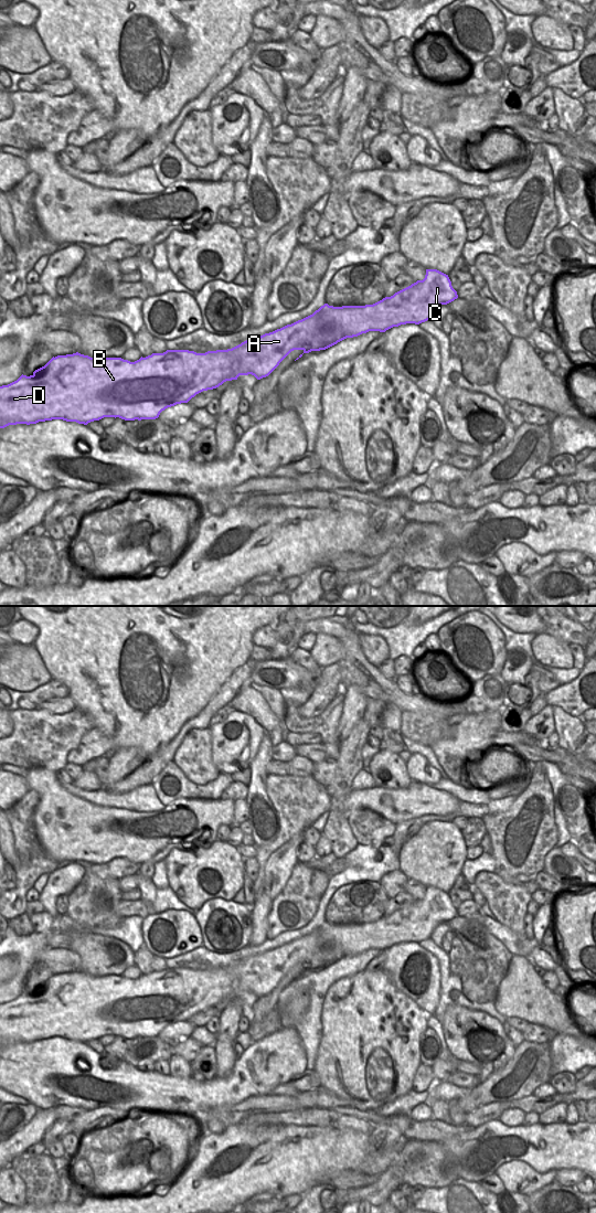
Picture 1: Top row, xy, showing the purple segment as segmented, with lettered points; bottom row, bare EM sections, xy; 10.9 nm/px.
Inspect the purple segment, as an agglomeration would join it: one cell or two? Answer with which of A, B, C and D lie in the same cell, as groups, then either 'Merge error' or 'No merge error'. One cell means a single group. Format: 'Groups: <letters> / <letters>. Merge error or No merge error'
Groups: A B C D. No merge error.

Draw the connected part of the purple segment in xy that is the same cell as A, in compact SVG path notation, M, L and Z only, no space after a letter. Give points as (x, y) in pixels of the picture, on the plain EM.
M426 887L423 898L391 915L365 924L333 925L324 922L312 933L273 950L252 956L227 967L196 971L189 968L167 968L135 980L121 976L94 977L78 970L53 975L32 993L0 1004L0 1046L17 1042L63 1038L87 1043L104 1035L125 1039L156 1038L168 1025L188 1021L196 1012L213 1008L240 993L268 994L294 968L304 971L326 968L338 960L369 949L385 950L406 941L430 938L437 925L458 916L448 893Z

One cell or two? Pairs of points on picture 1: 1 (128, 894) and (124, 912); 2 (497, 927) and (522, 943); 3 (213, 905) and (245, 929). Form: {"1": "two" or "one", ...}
{"1": "two", "2": "one", "3": "one"}

